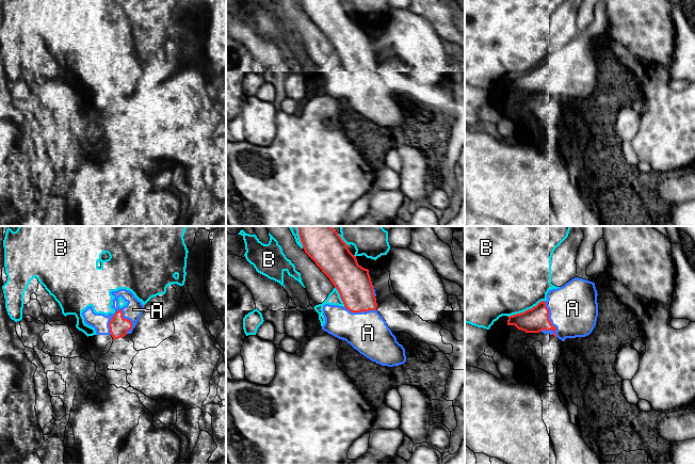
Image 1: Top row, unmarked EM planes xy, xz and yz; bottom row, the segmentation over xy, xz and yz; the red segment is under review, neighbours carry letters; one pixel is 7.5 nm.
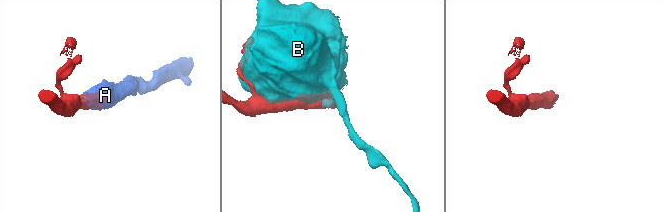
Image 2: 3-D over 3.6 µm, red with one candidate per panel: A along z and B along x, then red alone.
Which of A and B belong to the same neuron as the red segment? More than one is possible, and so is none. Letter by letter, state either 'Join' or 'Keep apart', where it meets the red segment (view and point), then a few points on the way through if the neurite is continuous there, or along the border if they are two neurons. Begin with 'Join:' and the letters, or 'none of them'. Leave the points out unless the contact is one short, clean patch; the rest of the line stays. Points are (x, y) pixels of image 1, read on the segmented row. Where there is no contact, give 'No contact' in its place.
Join: A
A: Join. Touches red at xy (110, 321)
B: Keep apart. Touches red at yz (526, 310)

